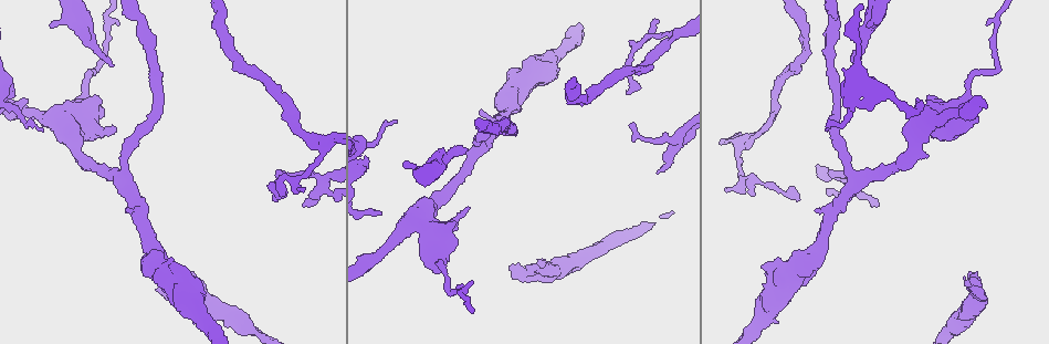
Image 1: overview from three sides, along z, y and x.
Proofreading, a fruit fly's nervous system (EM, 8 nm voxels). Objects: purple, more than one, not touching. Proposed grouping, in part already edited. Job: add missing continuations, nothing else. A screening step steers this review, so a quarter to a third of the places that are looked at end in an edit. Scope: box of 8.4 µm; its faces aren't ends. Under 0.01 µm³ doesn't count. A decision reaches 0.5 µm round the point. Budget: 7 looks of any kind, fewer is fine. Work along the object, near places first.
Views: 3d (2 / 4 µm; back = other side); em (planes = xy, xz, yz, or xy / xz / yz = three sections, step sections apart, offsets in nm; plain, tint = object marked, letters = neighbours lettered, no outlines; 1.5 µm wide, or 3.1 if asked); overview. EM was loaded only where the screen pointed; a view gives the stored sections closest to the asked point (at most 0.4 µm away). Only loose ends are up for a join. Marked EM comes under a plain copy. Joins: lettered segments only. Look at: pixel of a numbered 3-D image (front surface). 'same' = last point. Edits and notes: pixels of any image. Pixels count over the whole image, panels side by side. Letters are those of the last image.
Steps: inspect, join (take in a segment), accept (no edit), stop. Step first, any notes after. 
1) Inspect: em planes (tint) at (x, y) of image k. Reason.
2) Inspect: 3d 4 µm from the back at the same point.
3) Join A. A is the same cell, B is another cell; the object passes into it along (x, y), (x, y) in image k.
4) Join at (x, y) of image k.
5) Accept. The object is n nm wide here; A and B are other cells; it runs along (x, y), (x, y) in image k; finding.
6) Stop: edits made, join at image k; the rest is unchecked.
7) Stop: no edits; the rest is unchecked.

Inspect: 3d 4 µm at (50, 25) of image 1. Thin end.

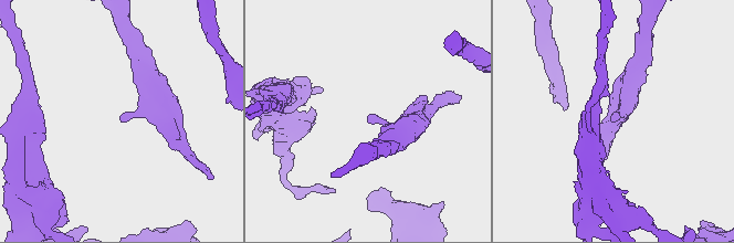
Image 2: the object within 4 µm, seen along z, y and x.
Inspect: em planes (letters) at (119, 116) of image 2.

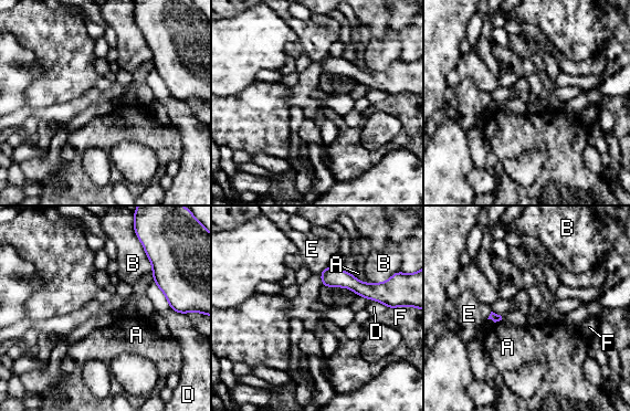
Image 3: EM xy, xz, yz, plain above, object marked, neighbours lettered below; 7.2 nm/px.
Accept. The longest contact is with D, 280 nm; A, B, D, E and F are other cells; none of them fits.

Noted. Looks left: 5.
Inspect: em planes (letters) at (394, 119) of image 1. Tapers out.

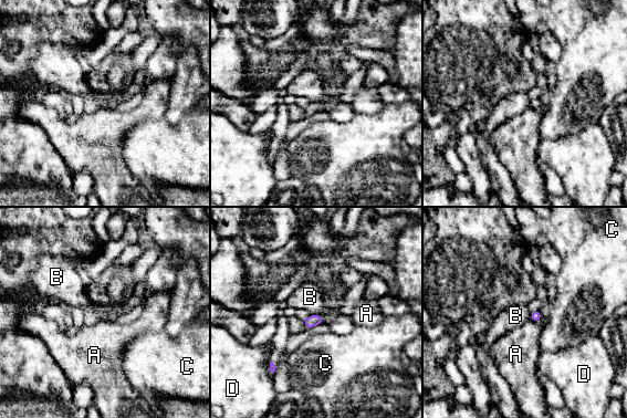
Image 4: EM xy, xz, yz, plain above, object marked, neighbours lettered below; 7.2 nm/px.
Accept. The longest contact is with A, 80 nm; A, B, C and D are other cells; a border runs along (320, 313), (312, 315) in image 4; no lettered segment goes on from it.

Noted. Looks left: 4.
Inspect: em planes (letters) at (540, 62) of image 1. Thick end.

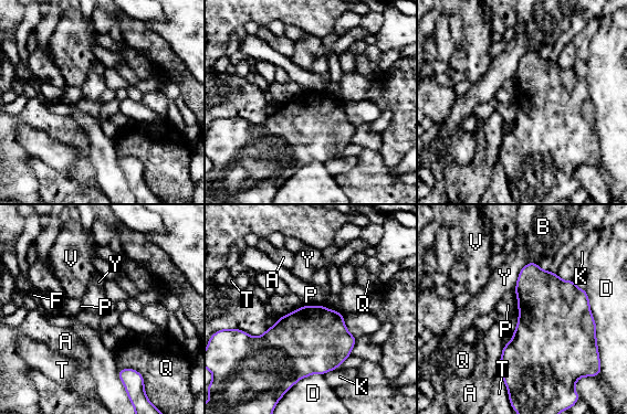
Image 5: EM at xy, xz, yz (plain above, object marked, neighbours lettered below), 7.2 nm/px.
Accept. A, B, D, F, K, P, Q, T, V and Y are other cells; a border runs along (514, 289), (519, 310) in image 5; no lettered segment goes on from it.

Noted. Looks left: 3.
Stop: no edits; the rest is unchecked.

